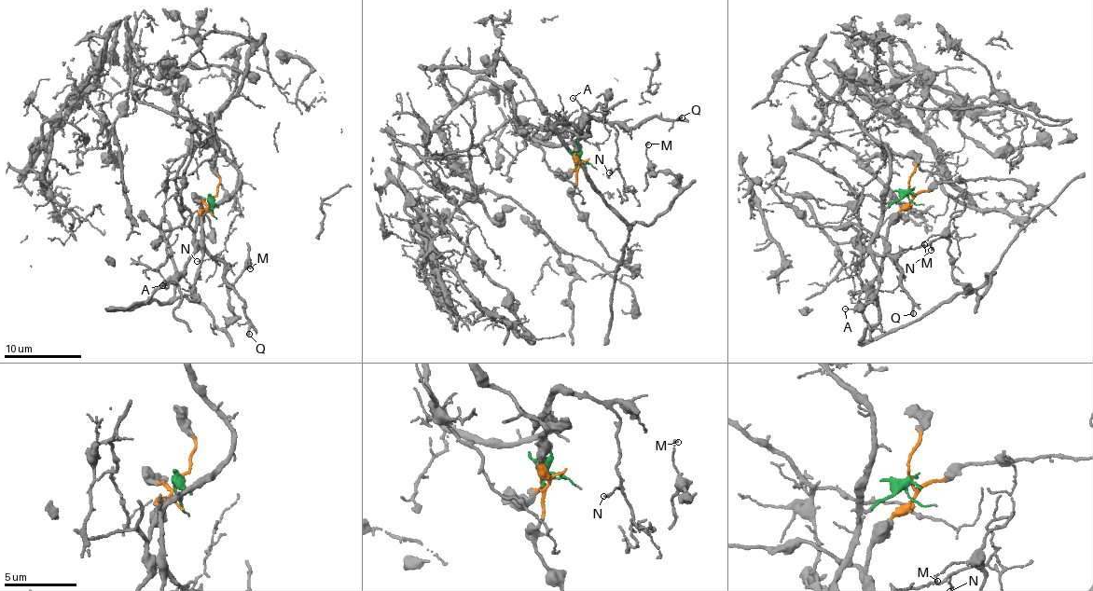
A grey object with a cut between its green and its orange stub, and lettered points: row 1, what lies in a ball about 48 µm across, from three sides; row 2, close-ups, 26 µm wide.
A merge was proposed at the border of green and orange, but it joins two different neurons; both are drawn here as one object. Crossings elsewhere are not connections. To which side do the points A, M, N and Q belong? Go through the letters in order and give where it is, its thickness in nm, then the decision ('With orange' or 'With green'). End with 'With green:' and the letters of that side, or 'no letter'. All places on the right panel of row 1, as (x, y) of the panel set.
A: Place: (845, 309). Thickness 90 nm. With orange
M: Place: (924, 244). Thickness 120 nm. With orange
N: Place: (931, 250). Thickness 120 nm. With green
Q: Place: (913, 313). Thickness 200 nm. With green
With green: N, Q

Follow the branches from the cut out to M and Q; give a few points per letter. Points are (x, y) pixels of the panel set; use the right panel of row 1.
M: (910, 188), (873, 282), (878, 320), (860, 338), (994, 273), (987, 291), (953, 275), (947, 239), (924, 245)
Q: (910, 188), (882, 210), (871, 249), (892, 258), (913, 305), (913, 314)

